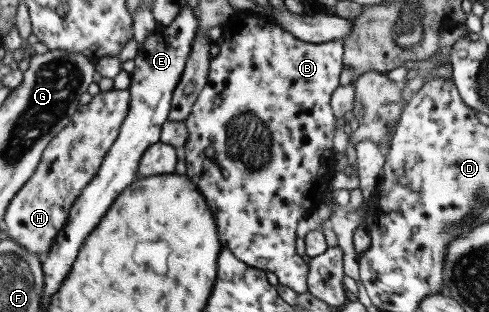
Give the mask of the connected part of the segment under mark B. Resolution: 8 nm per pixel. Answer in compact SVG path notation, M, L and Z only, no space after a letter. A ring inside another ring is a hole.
M251 17L251 19L253 19L253 23L247 25L249 27L247 31L249 31L249 39L253 39L253 45L225 45L225 35L223 35L223 43L219 45L220 51L210 63L208 83L199 92L199 97L195 100L189 117L184 120L188 129L188 138L180 151L187 163L187 177L203 193L209 209L215 215L217 233L222 247L231 250L237 259L251 267L256 267L264 272L275 273L281 285L292 289L297 295L302 295L308 291L308 265L295 252L297 239L295 229L297 221L308 215L312 208L319 205L331 185L330 178L334 171L333 163L335 160L333 137L336 129L335 121L337 121L333 111L331 111L331 95L340 84L340 74L343 71L344 40L335 39L335 41L327 43L307 43L302 39L297 39L287 30L283 30L273 21L265 23L257 17Z

